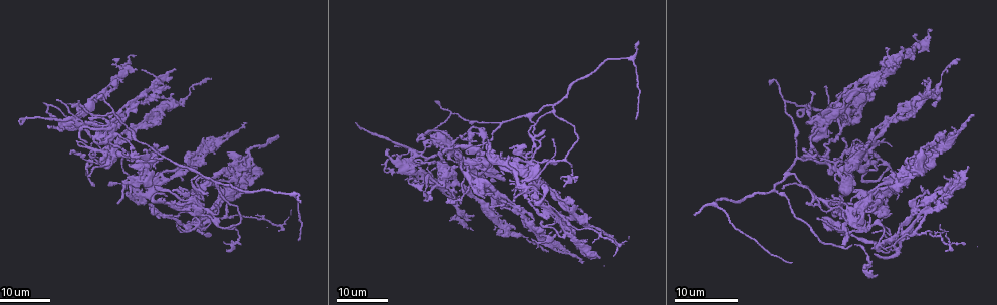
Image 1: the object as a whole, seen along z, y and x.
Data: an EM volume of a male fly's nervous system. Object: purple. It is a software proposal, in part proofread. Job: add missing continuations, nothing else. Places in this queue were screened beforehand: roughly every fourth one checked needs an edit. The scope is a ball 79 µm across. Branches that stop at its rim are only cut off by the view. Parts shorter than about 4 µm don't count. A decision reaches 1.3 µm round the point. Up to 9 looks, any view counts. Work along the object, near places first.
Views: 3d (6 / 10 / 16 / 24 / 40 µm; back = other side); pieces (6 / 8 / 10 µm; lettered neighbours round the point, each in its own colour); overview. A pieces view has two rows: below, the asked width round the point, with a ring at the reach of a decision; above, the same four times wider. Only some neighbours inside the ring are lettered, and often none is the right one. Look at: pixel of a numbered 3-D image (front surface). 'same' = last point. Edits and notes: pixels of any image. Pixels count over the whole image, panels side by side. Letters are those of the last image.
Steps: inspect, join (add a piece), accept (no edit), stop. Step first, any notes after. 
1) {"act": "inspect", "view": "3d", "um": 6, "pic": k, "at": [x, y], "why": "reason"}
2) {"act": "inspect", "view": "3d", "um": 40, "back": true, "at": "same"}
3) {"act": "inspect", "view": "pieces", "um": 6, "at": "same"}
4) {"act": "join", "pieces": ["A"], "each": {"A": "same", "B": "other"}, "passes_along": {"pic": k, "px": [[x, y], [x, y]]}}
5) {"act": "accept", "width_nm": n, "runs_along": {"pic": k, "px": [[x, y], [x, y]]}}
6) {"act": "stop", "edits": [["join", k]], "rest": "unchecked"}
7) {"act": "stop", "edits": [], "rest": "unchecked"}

{"act": "inspect", "view": "3d", "um": 16, "pic": 1, "at": [902, 47], "why": "tapers out"}

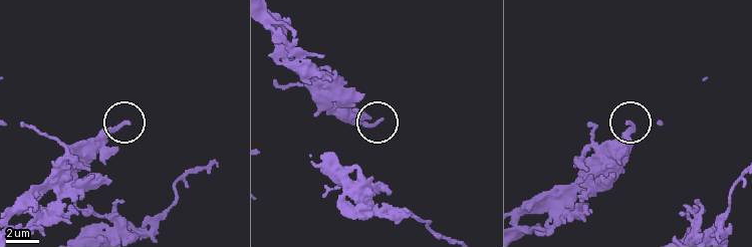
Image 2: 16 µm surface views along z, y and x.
{"act": "inspect", "view": "3d", "um": 10, "pic": 2, "at": [380, 121]}

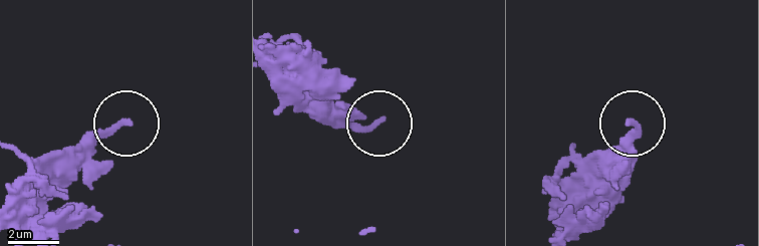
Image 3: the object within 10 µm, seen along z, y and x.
{"act": "inspect", "view": "pieces", "um": 10, "pic": 3, "at": [127, 123]}

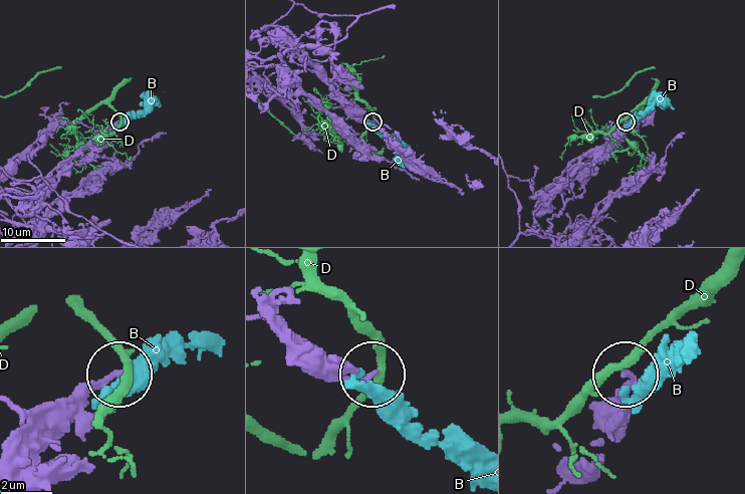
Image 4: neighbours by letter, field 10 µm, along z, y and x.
{"act": "accept", "width_nm": 190, "each": {"B": "other", "D": "other"}, "runs_along": {"pic": 4, "px": [[22, 440], [93, 384], [117, 377]]}, "found": "none of them fits"}

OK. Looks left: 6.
{"act": "inspect", "view": "3d", "um": 16, "pic": 1, "at": [932, 31], "why": "long arm stops here"}

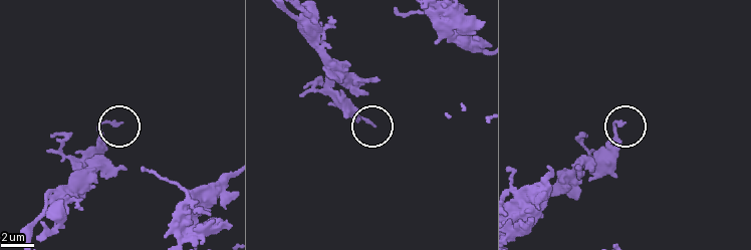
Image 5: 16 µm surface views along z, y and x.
{"act": "inspect", "view": "pieces", "um": 8, "pic": 5, "at": [371, 121]}

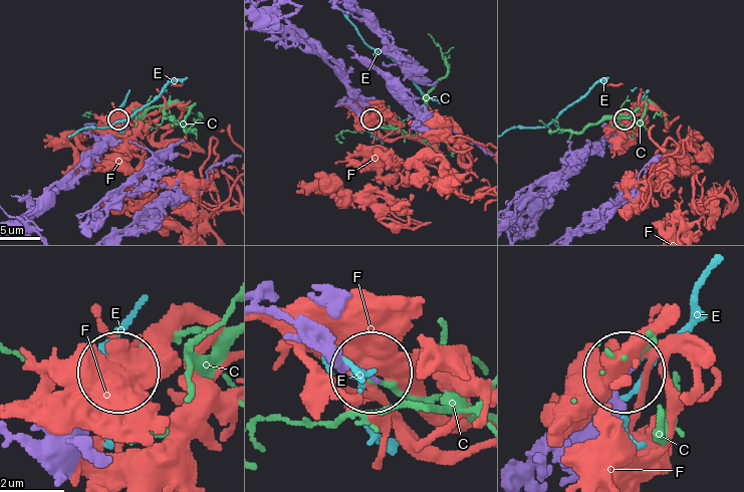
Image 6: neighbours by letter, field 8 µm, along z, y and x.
{"act": "accept", "each": {"C": "other", "E": "other", "F": "other"}, "found": "none of them fits"}

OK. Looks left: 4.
{"act": "inspect", "view": "3d", "um": 24, "pic": 1, "at": [58, 99], "why": "branch stops here"}

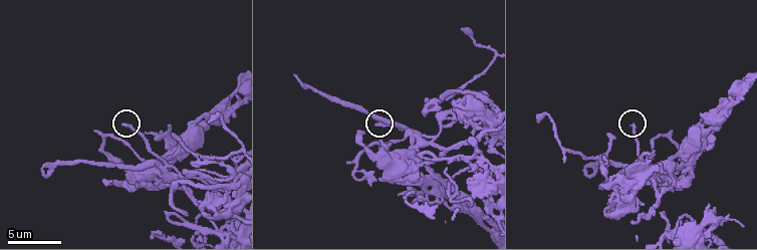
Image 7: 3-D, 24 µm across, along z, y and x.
{"act": "inspect", "view": "pieces", "um": 10, "pic": 7, "at": [635, 124]}

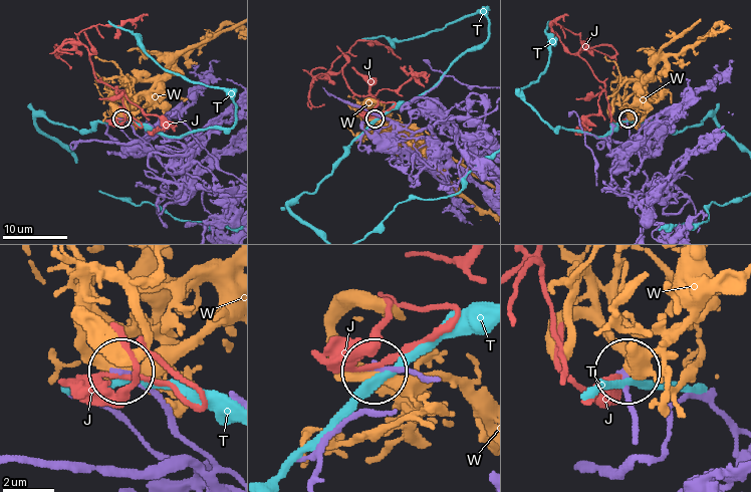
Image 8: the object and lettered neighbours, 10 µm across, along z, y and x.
{"act": "accept", "width_nm": 210, "each": {"J": "other", "T": "other", "W": "other"}, "runs_along": {"pic": 8, "px": [[627, 187], [629, 182], [624, 178], [641, 162], [627, 118]]}, "found": "none of them fits"}

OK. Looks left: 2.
{"act": "inspect", "view": "3d", "um": 24, "pic": 1, "at": [867, 145], "why": "branch stops here"}

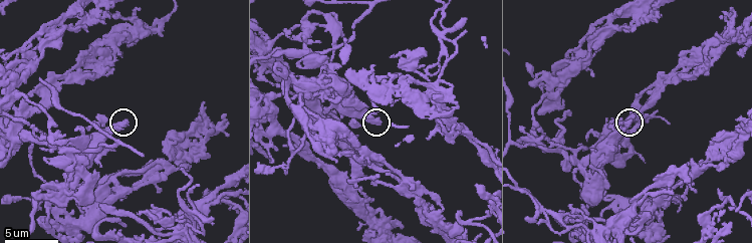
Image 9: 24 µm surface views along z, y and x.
{"act": "inspect", "view": "pieces", "um": 10, "pic": 9, "at": [379, 124]}

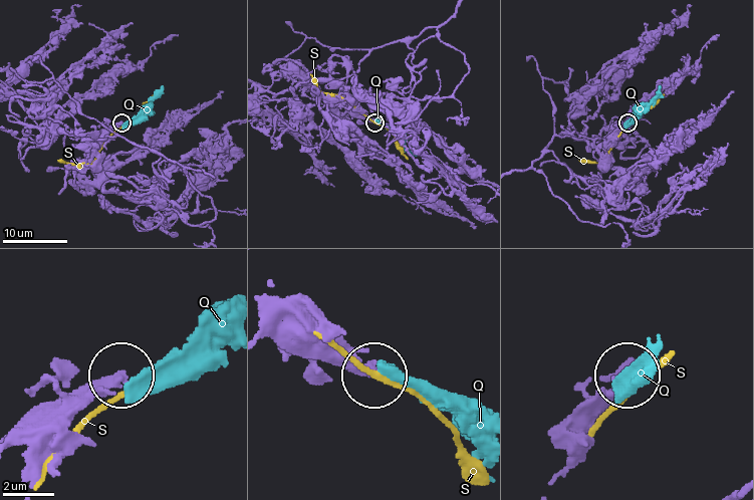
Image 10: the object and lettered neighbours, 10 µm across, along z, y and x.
{"act": "accept", "width_nm": 300, "each": {"Q": "other", "S": "other"}, "runs_along": {"pic": 10, "px": [[58, 434], [120, 378]]}, "found": "no lettered piece goes on from it"}

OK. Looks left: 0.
{"act": "stop", "edits": [], "rest": "unchecked"}

